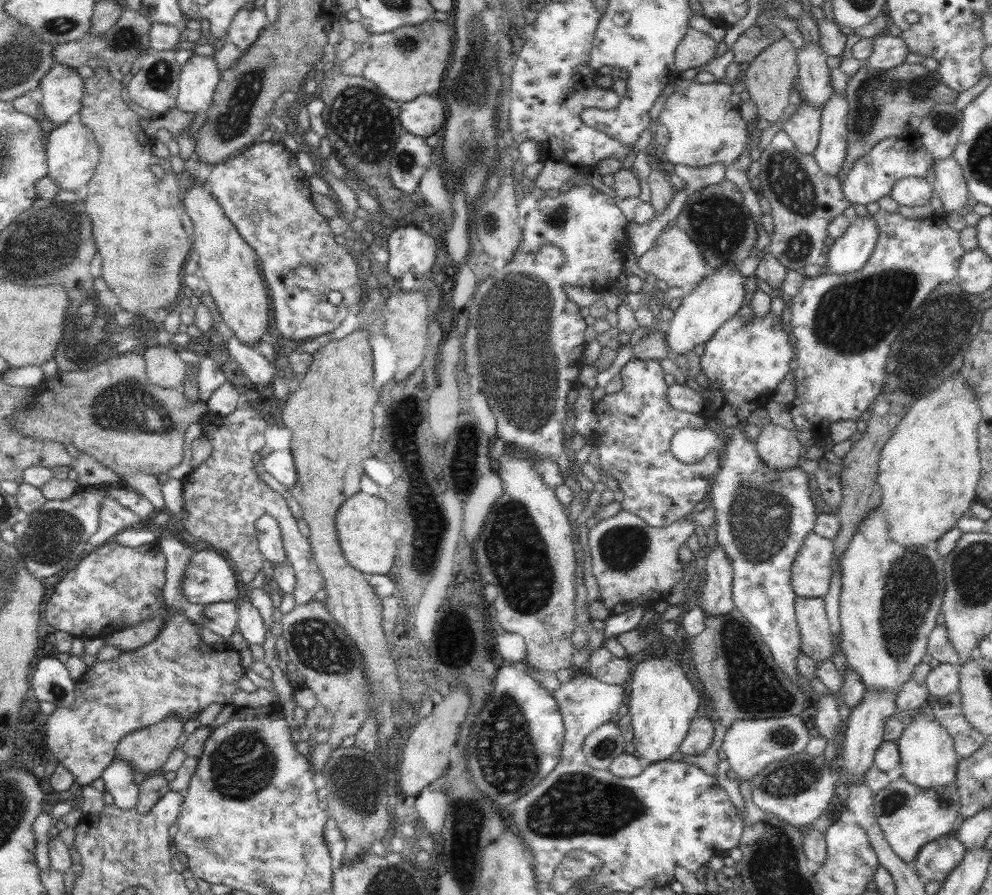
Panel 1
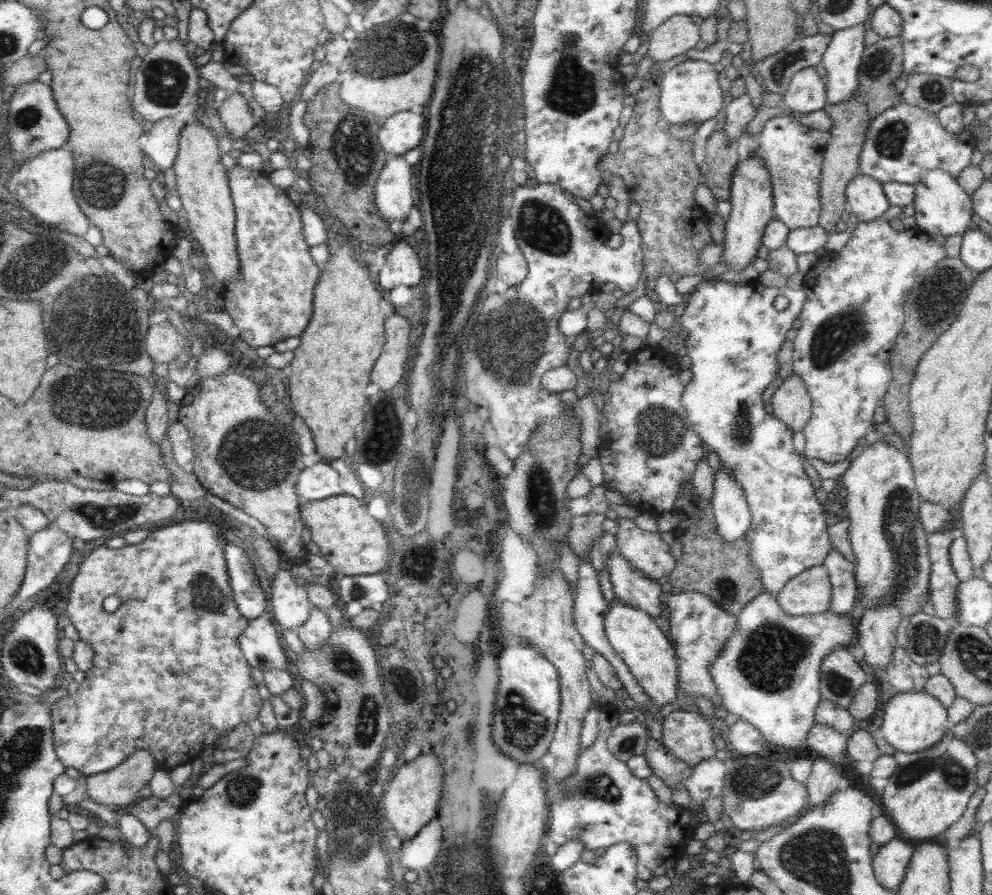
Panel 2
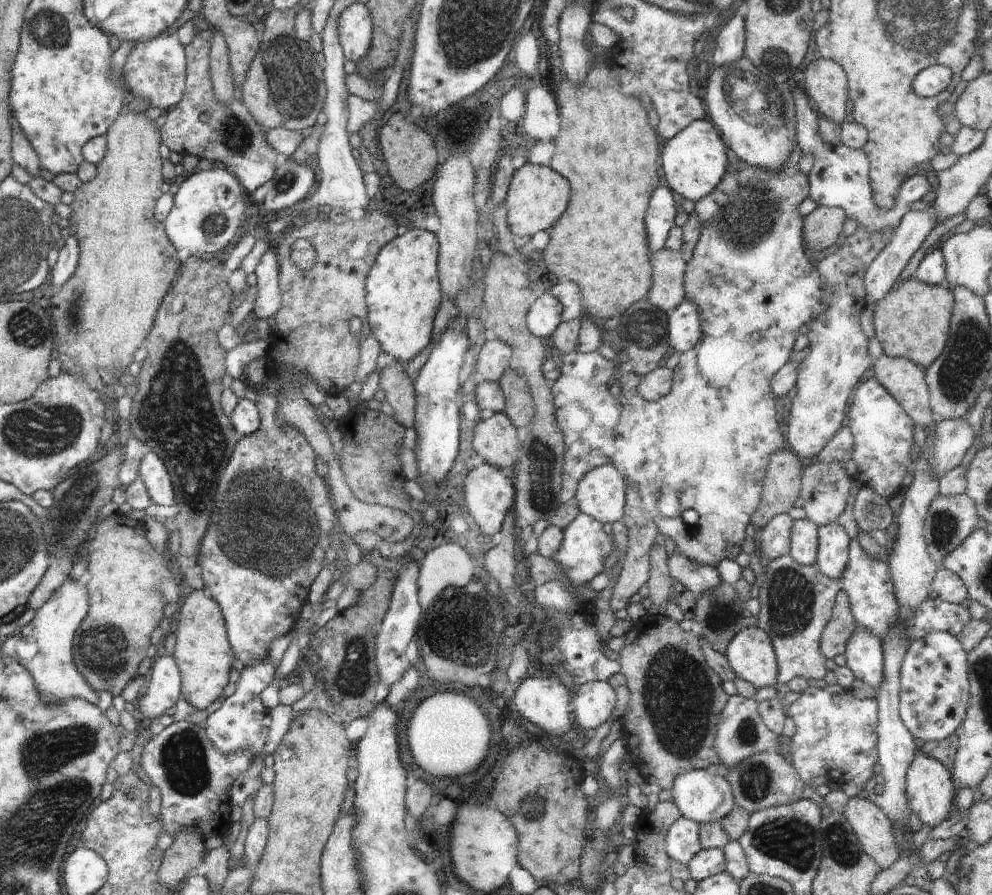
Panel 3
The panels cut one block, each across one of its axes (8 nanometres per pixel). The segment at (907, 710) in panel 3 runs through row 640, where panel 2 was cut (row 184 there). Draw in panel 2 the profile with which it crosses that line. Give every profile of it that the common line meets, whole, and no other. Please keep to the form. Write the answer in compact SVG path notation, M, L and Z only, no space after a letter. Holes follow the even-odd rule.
M941 168L928 169L920 175L913 187L914 218L917 224L915 228L931 237L963 234L970 229L974 216L971 198L951 174Z

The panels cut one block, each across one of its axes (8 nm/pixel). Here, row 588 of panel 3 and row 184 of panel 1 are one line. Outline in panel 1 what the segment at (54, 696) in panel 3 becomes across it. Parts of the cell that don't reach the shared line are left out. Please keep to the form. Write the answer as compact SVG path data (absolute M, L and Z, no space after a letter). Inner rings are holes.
M65 122L54 127L48 141L45 153L47 156L48 176L61 188L77 192L94 176L94 169L100 160L100 147L94 139L94 135L82 122Z

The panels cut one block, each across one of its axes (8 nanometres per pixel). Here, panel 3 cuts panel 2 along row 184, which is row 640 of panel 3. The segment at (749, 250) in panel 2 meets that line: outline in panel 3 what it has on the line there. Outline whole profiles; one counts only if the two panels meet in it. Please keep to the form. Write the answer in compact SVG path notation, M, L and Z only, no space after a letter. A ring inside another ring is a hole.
M756 626L732 637L725 654L737 676L756 688L777 686L778 663L770 637Z

